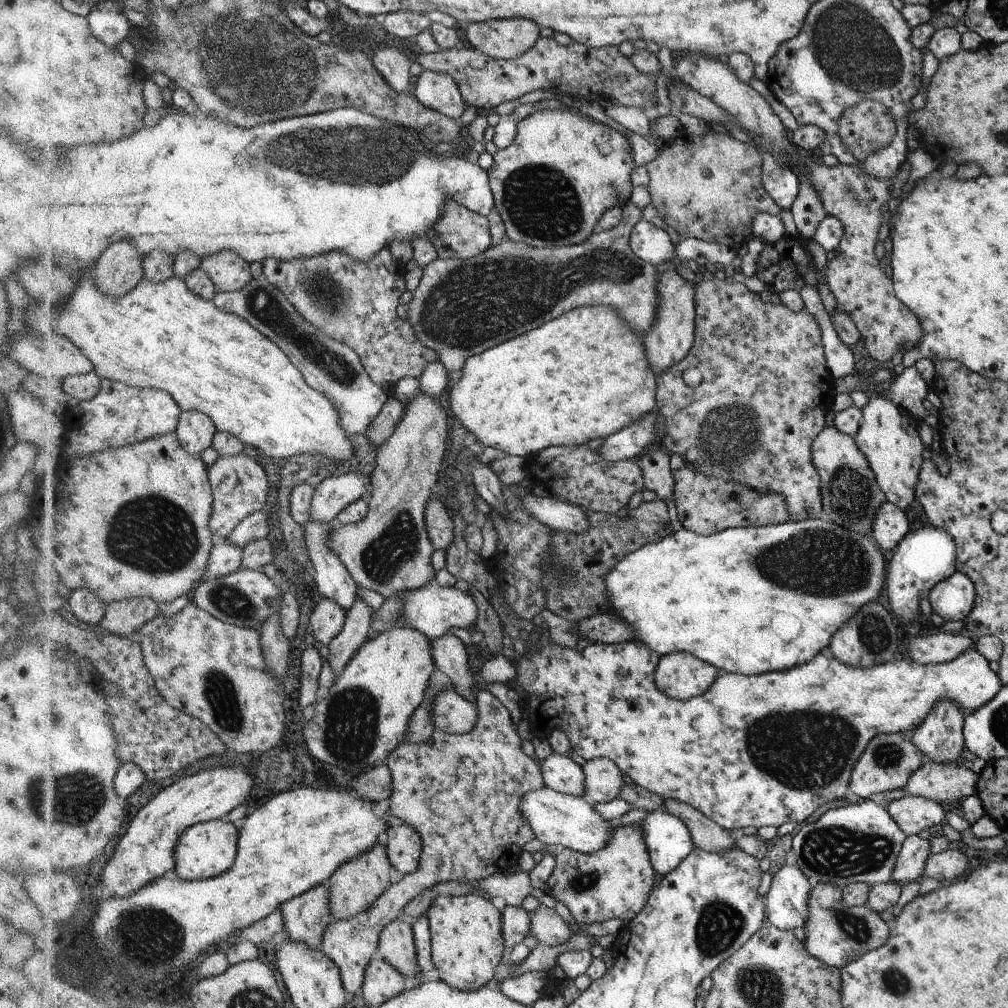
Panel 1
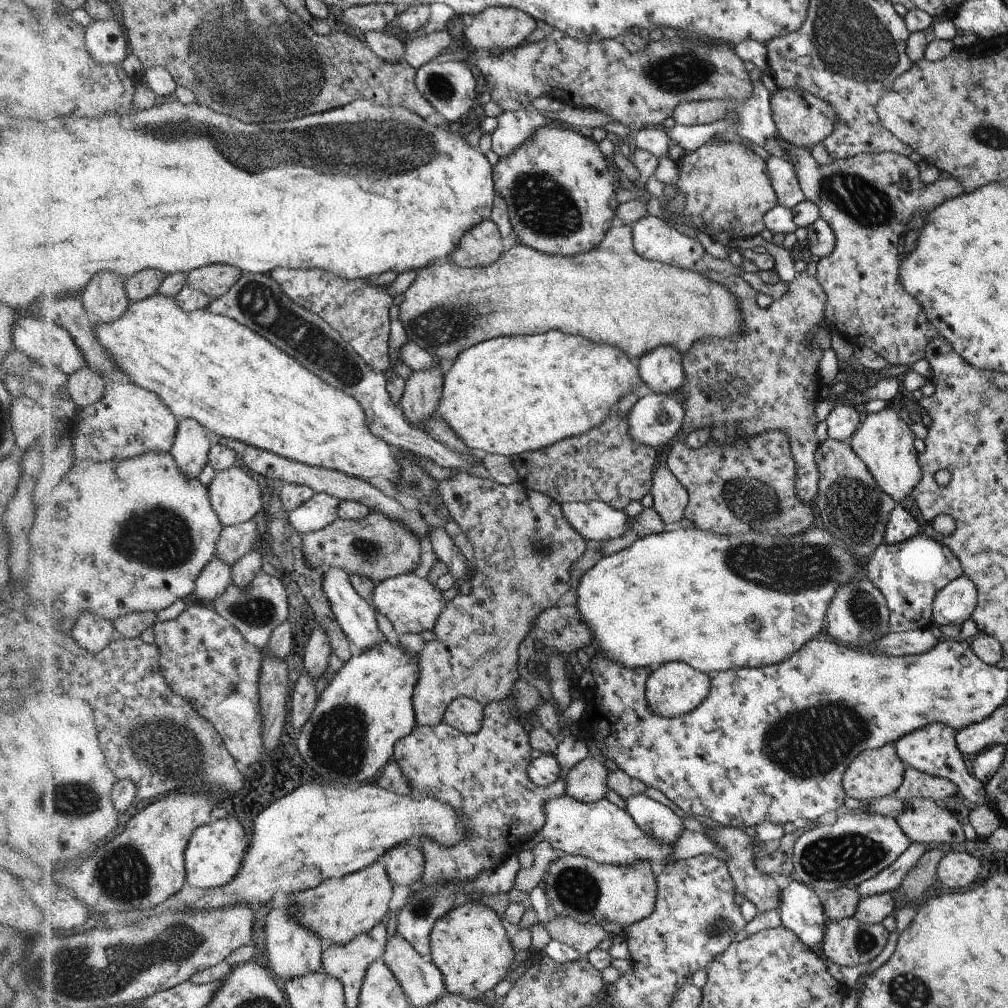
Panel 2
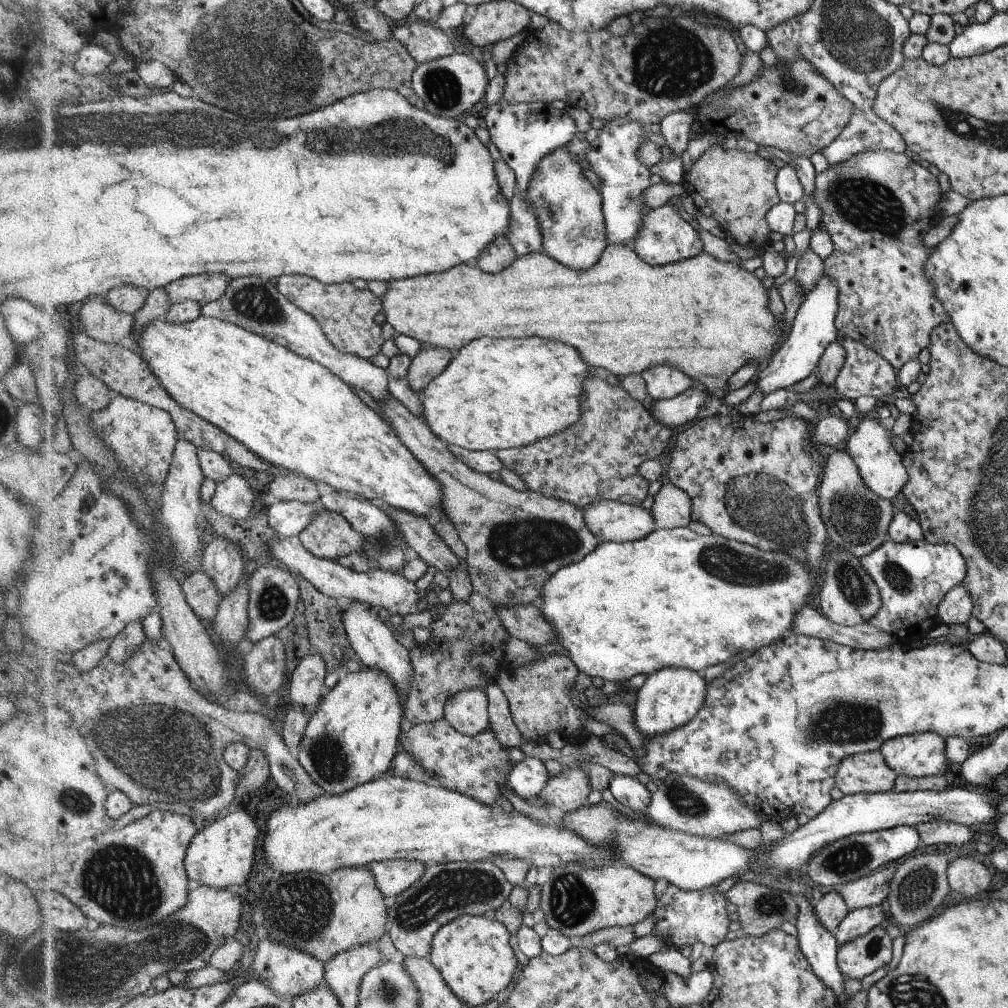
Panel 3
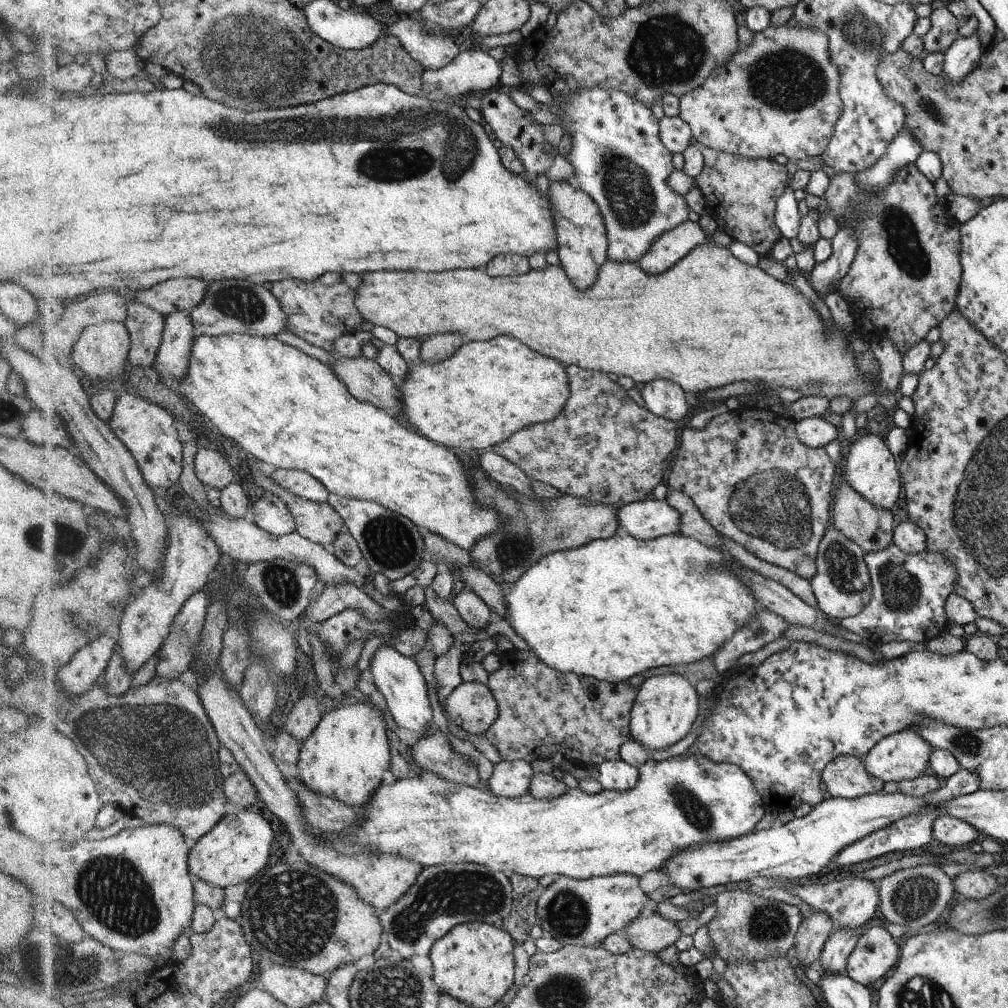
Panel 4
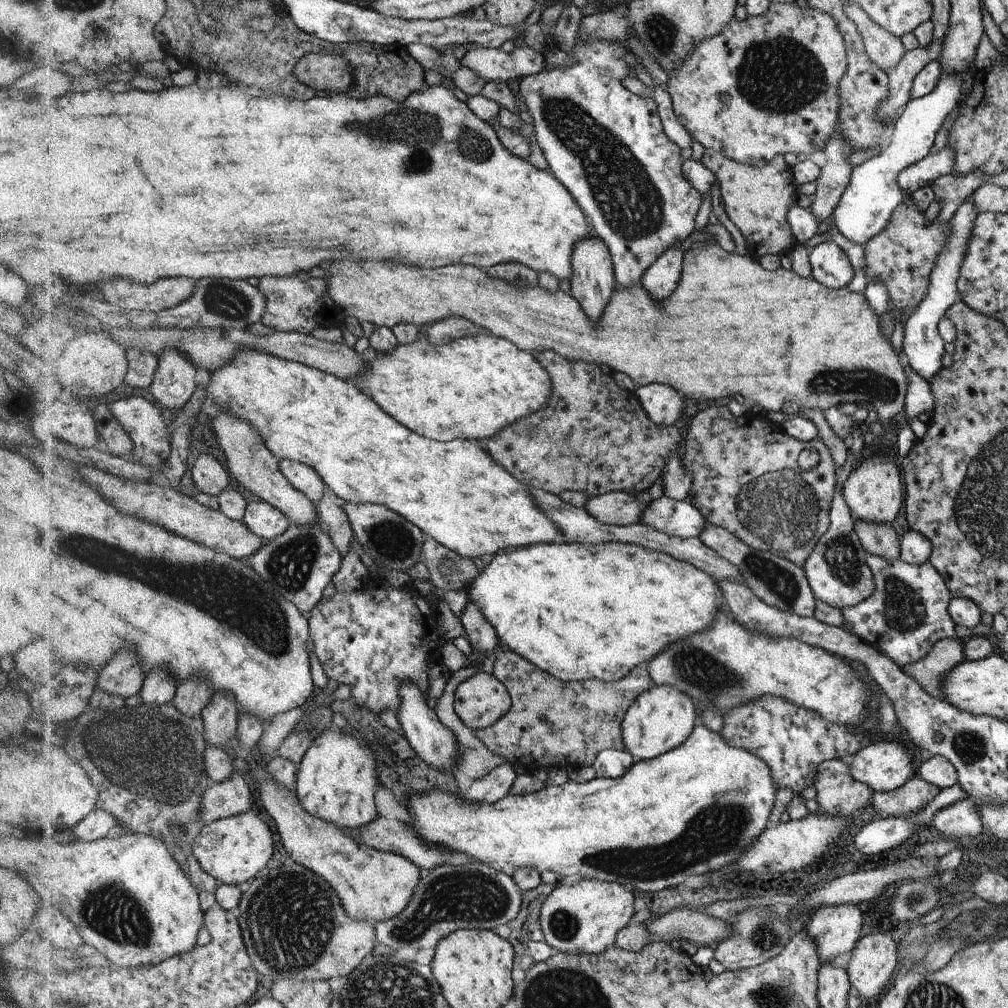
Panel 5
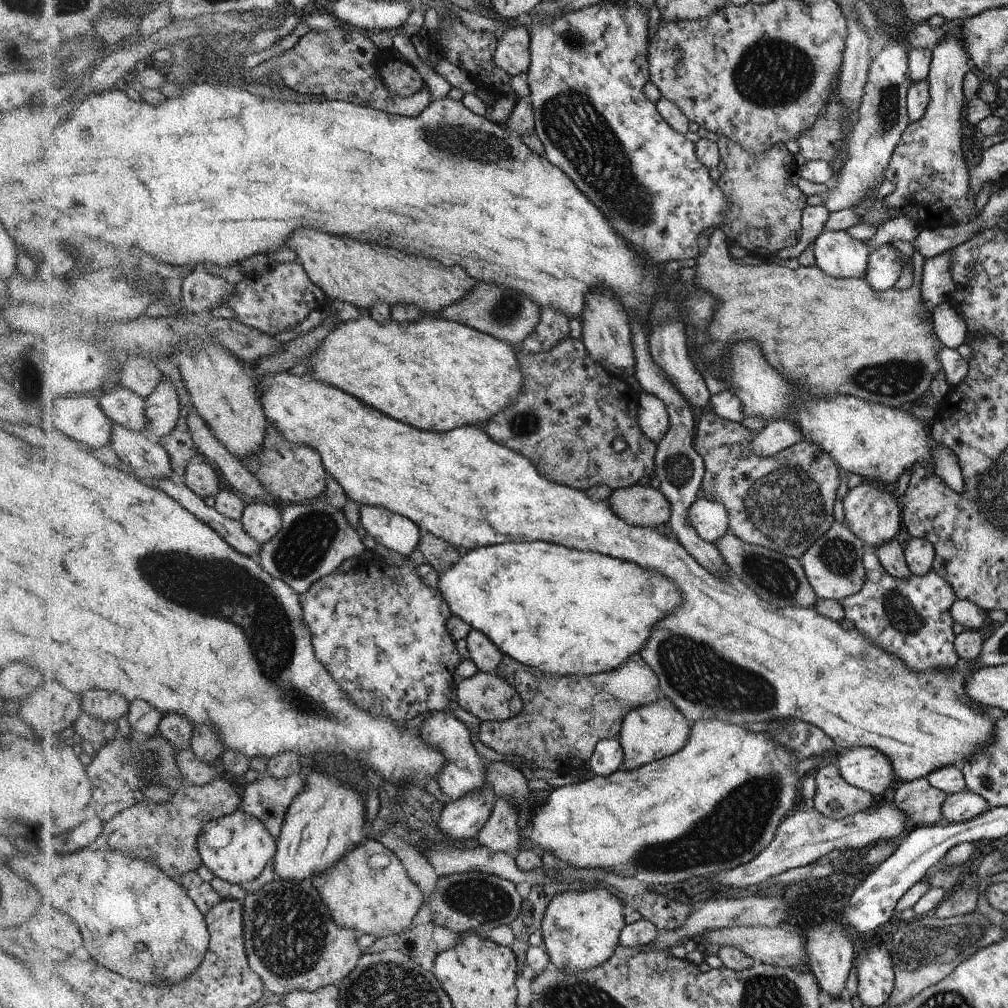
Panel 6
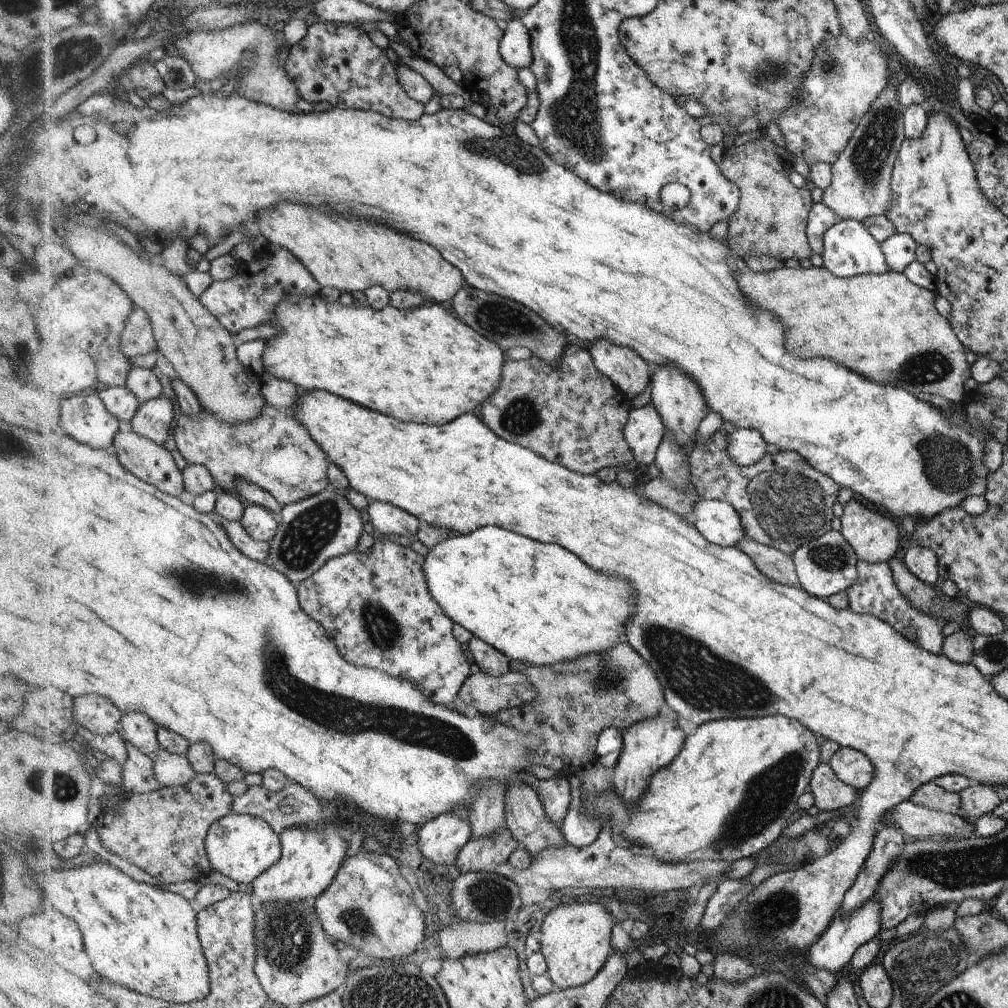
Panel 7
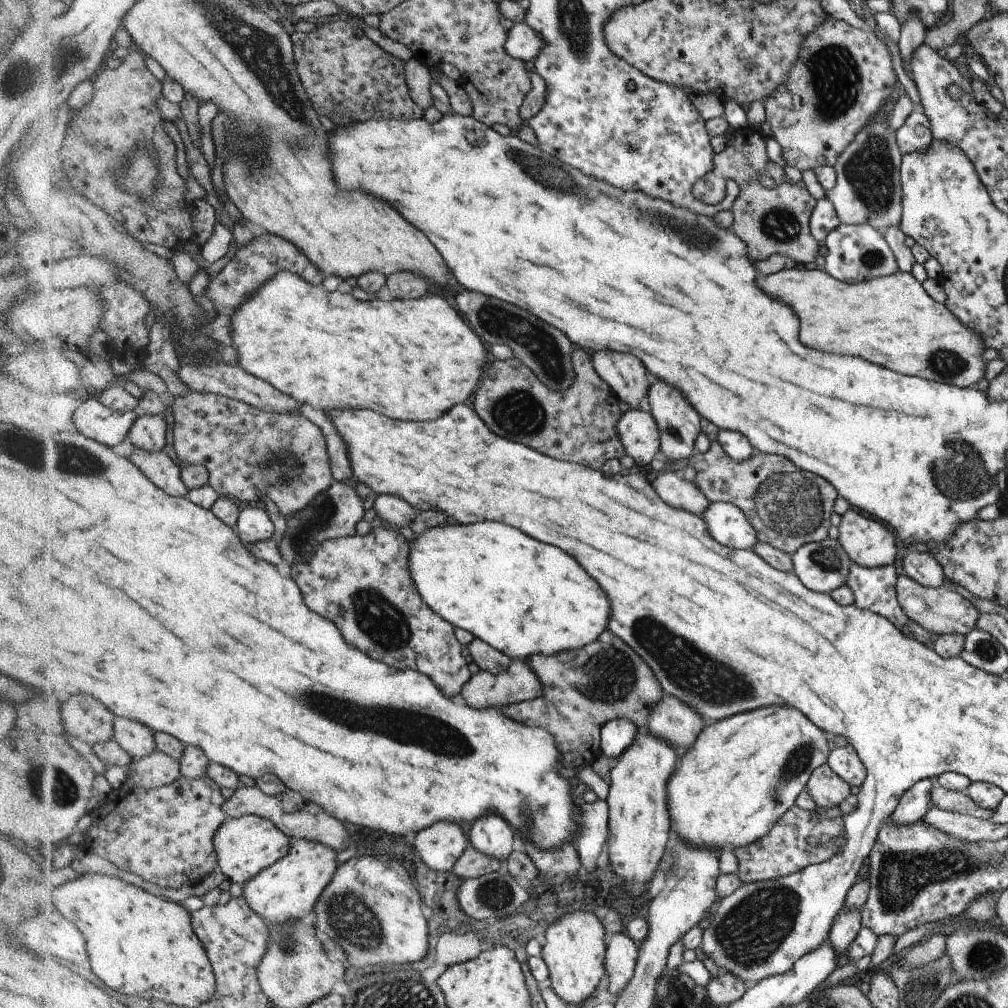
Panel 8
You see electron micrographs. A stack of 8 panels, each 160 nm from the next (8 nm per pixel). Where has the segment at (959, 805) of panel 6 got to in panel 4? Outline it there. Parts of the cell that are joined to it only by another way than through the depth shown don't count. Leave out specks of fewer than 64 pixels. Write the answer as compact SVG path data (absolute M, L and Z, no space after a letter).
M948 815L938 816L931 827L933 838L950 846L970 846L979 835L976 827Z

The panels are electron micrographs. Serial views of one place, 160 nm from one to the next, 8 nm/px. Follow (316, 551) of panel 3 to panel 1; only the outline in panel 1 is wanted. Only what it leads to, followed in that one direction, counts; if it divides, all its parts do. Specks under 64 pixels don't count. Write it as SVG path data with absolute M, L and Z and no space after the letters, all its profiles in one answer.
M420 390L417 396L406 404L405 414L394 430L394 434L378 449L376 467L371 477L374 491L370 503L367 505L369 510L366 516L360 522L353 524L336 523L330 534L328 546L340 558L340 562L346 566L358 587L375 591L381 594L385 600L398 596L404 590L414 590L414 588L426 586L428 582L435 580L436 571L430 564L435 546L431 542L430 536L426 534L426 500L430 498L432 486L437 484L438 470L442 466L442 460L445 460L446 438L448 438L446 414L438 402L440 400L434 400Z

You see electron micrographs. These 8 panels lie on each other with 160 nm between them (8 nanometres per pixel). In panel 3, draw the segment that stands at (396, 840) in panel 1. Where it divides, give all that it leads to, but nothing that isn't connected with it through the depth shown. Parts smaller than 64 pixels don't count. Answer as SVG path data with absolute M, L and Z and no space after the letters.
M387 860L374 861L368 868L375 875L375 881L384 896L394 896L410 889L422 878L425 863L419 860Z

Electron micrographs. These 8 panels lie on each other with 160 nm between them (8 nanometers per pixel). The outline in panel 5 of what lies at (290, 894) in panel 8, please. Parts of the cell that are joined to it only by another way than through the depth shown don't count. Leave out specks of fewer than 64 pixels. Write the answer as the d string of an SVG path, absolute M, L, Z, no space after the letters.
M342 726L326 729L315 738L297 768L295 793L313 817L334 823L343 830L362 829L376 818L376 756L368 742L344 732Z

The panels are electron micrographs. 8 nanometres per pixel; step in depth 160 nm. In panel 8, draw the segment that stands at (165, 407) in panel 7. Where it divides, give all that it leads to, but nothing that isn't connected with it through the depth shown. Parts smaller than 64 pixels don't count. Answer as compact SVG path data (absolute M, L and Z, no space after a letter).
M142 413L132 427L129 438L136 447L161 451L166 448L166 434L168 434L166 414Z

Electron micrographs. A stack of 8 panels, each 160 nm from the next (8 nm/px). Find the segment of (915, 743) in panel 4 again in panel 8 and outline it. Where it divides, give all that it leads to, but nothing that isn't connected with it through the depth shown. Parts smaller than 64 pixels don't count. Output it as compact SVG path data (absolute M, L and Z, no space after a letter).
M838 747L833 749L827 762L840 778L851 786L860 786L867 778L867 769L859 758L855 747Z

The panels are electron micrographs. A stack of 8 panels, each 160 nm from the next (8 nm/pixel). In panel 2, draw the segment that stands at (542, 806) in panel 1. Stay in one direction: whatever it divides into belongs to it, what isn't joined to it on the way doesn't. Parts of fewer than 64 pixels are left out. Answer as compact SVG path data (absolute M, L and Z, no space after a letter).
M564 794L562 797L551 798L545 810L546 822L540 830L543 840L549 842L554 849L562 849L569 855L582 855L597 863L615 865L634 865L636 861L648 861L650 864L654 860L666 866L676 862L670 860L674 844L664 845L659 839L652 838L641 830L630 814L608 799L587 803Z

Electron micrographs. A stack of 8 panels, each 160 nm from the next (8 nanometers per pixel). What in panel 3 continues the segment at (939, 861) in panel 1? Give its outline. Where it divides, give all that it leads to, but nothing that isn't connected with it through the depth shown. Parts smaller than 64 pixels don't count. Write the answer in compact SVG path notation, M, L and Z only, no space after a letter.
M960 856L947 865L947 881L950 888L968 898L987 890L992 878L987 864L972 857Z

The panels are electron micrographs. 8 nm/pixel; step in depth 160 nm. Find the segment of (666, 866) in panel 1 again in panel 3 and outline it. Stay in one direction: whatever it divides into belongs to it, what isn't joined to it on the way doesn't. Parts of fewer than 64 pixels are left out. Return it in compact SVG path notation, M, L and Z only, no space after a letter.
M616 775L609 784L612 796L622 806L634 810L634 812L645 812L651 805L651 792L646 789L638 777Z

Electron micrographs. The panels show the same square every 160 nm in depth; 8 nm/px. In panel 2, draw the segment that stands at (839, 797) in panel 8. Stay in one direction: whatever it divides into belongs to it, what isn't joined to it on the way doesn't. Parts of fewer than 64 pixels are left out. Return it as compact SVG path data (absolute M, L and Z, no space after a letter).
M889 742L887 745L863 750L850 764L843 778L843 787L847 796L857 798L861 801L870 801L880 797L893 796L902 785L902 774L906 774L907 766L903 759L899 757L895 749L895 742Z

